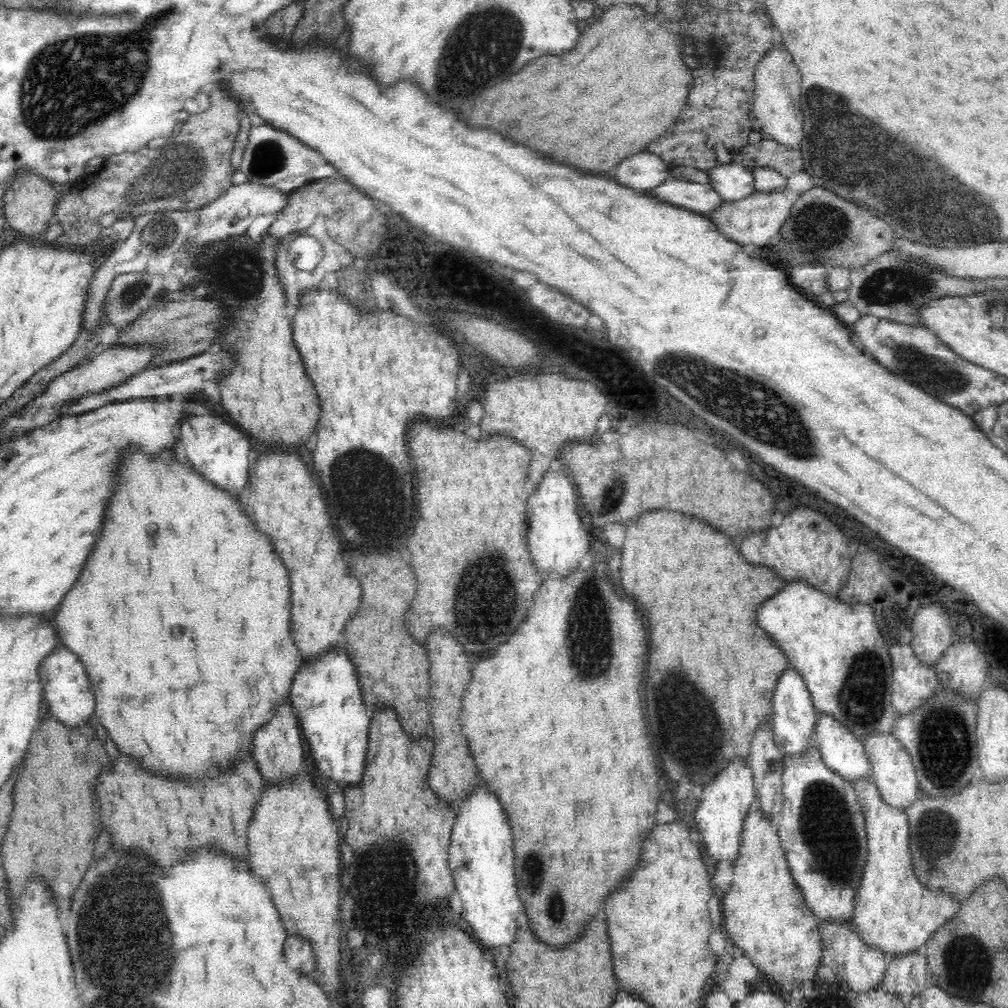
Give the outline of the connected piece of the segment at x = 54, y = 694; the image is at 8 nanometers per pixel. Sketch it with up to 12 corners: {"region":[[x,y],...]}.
{"region":[[66,645],[38,665],[43,698],[58,721],[92,717],[83,662]]}

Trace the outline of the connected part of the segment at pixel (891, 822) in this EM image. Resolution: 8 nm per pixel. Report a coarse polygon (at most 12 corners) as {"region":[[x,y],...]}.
{"region":[[852,779],[867,833],[852,922],[888,958],[961,902],[916,877],[905,810]]}

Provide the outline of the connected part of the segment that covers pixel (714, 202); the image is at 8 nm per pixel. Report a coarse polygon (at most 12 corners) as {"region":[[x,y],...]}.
{"region":[[671,176],[648,193],[703,215],[725,202],[710,185]]}

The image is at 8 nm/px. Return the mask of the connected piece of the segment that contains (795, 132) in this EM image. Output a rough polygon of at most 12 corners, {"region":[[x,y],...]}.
{"region":[[784,41],[754,71],[754,116],[792,148],[803,137],[800,71]]}

